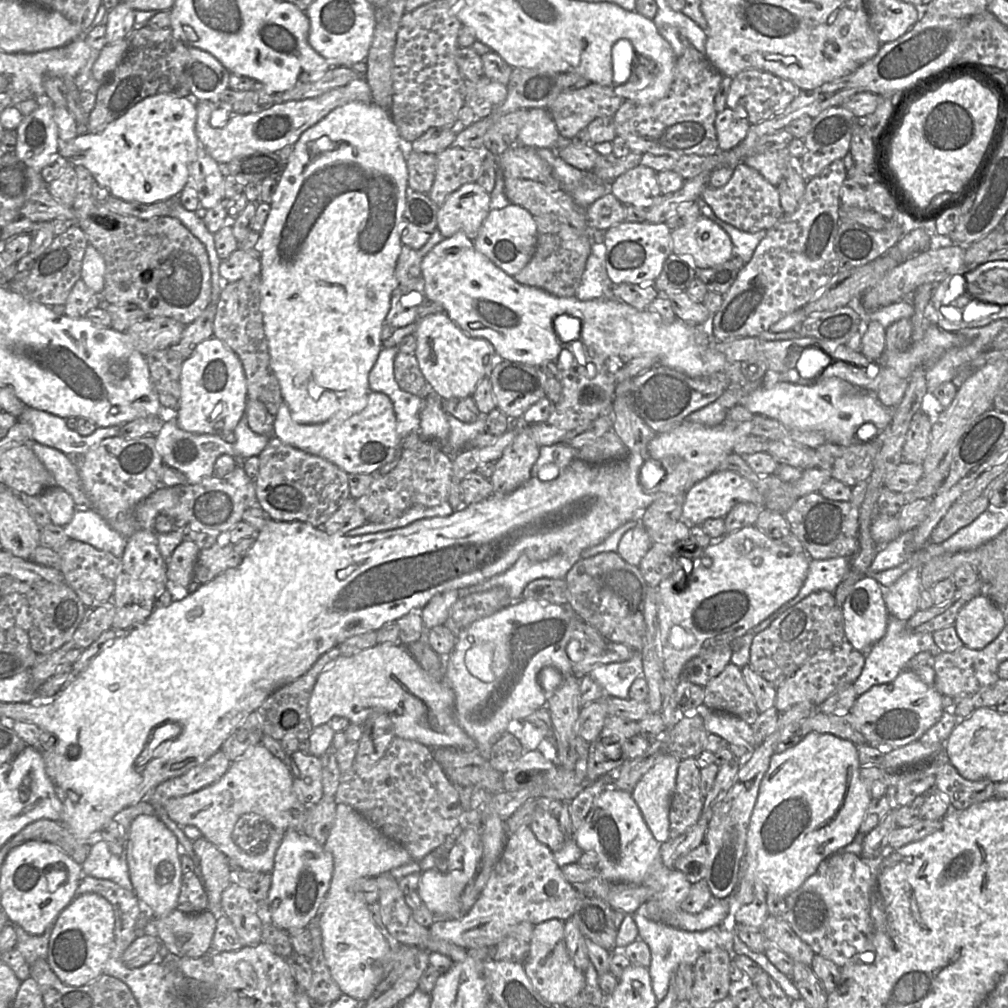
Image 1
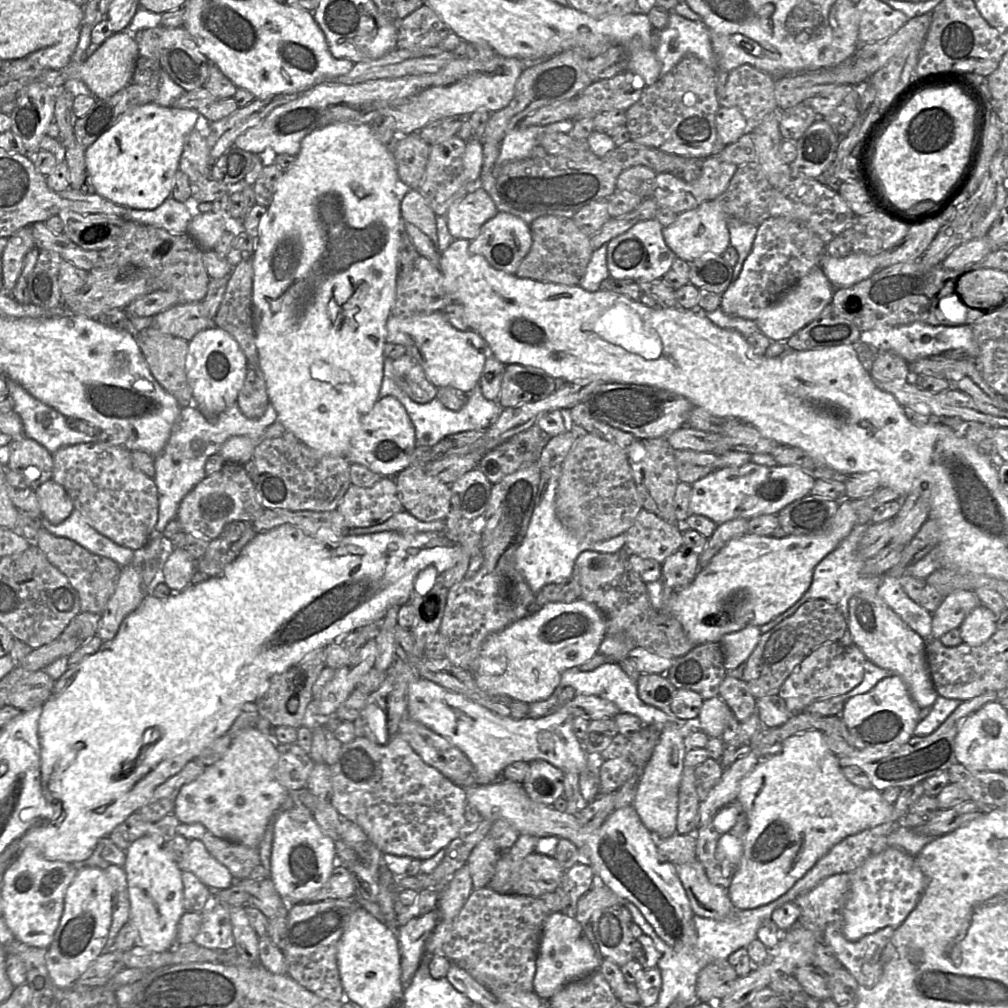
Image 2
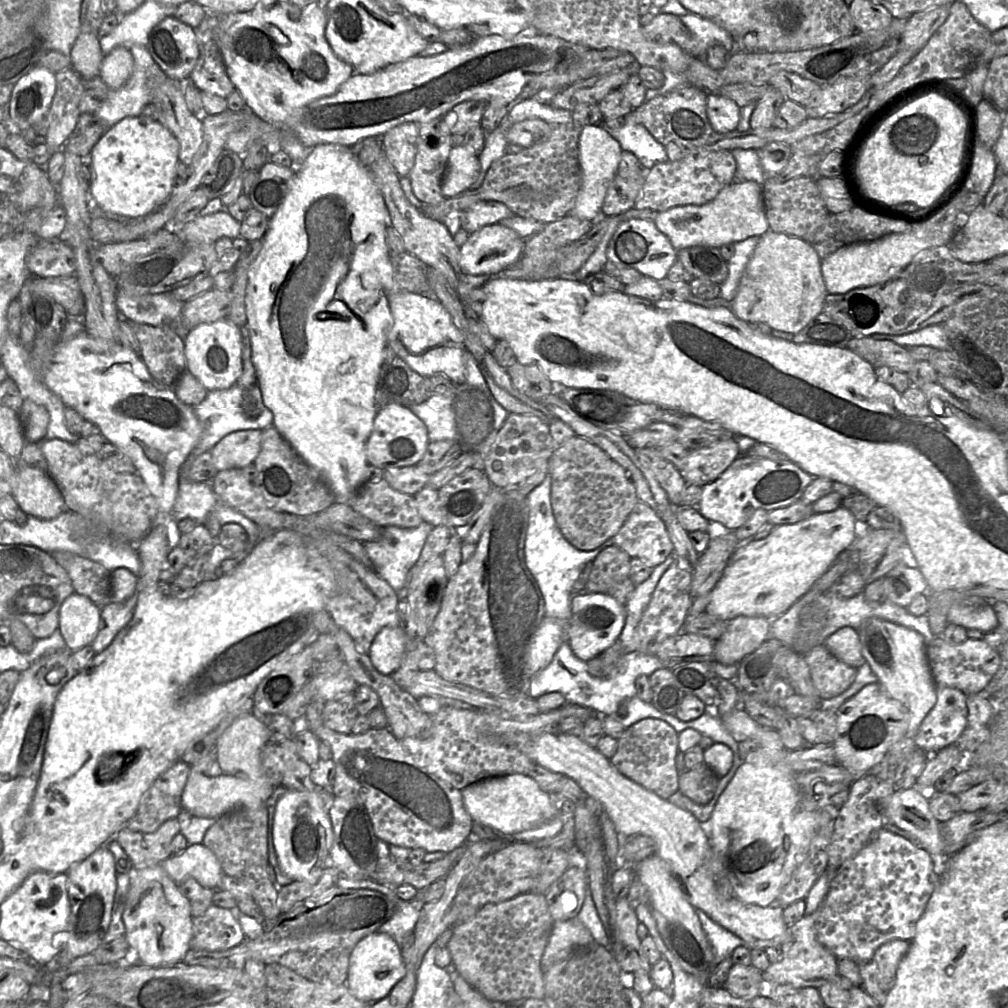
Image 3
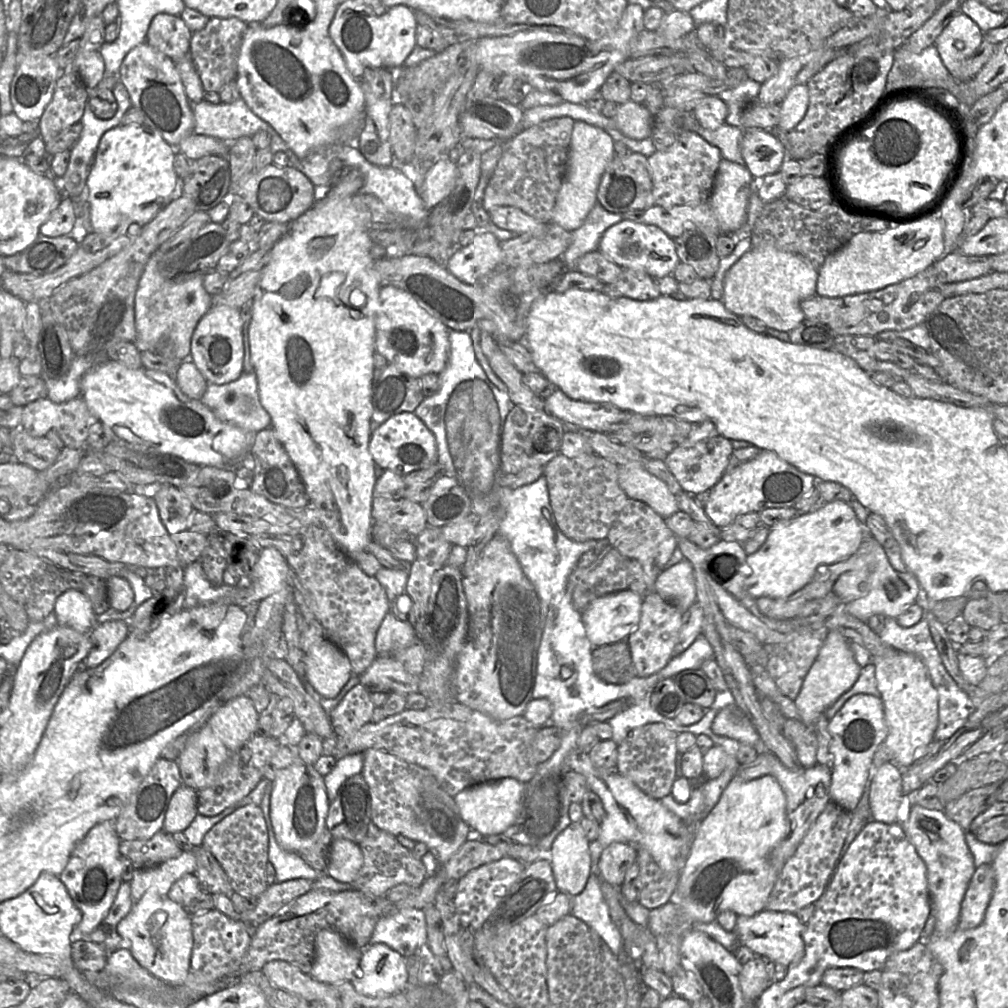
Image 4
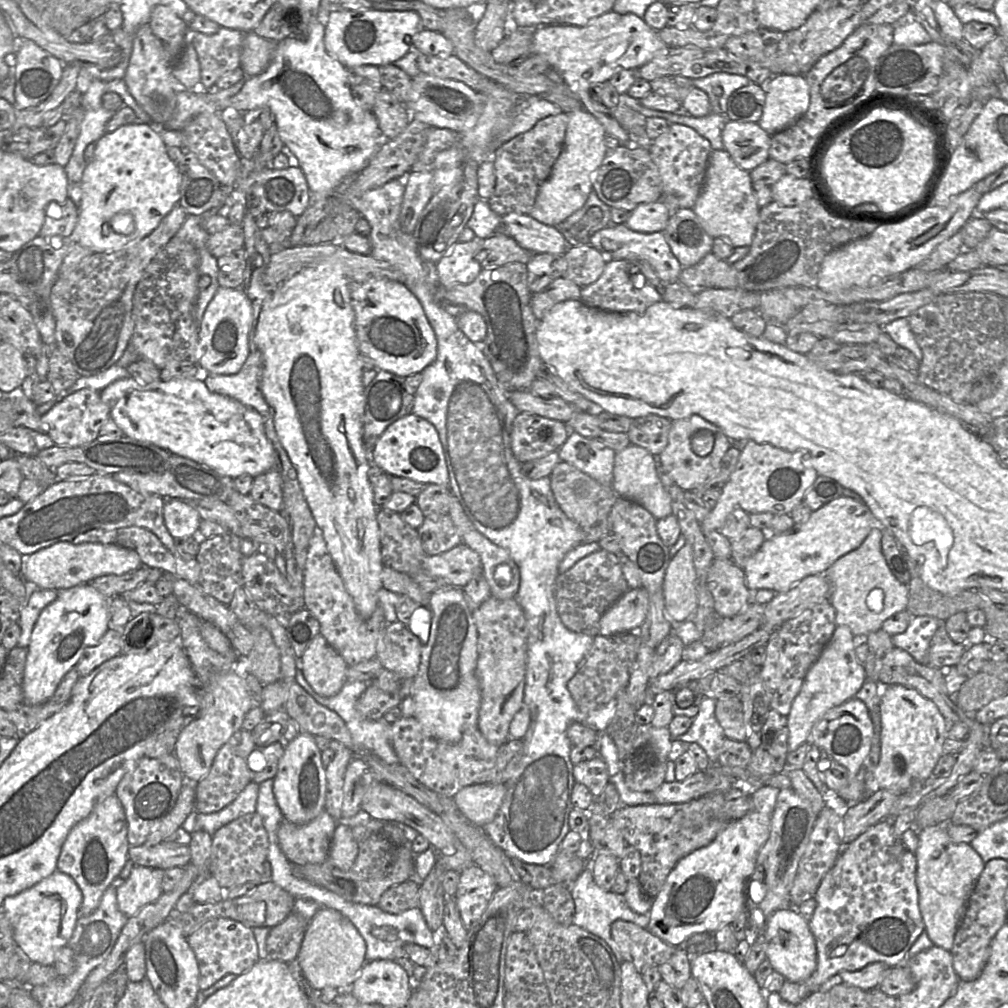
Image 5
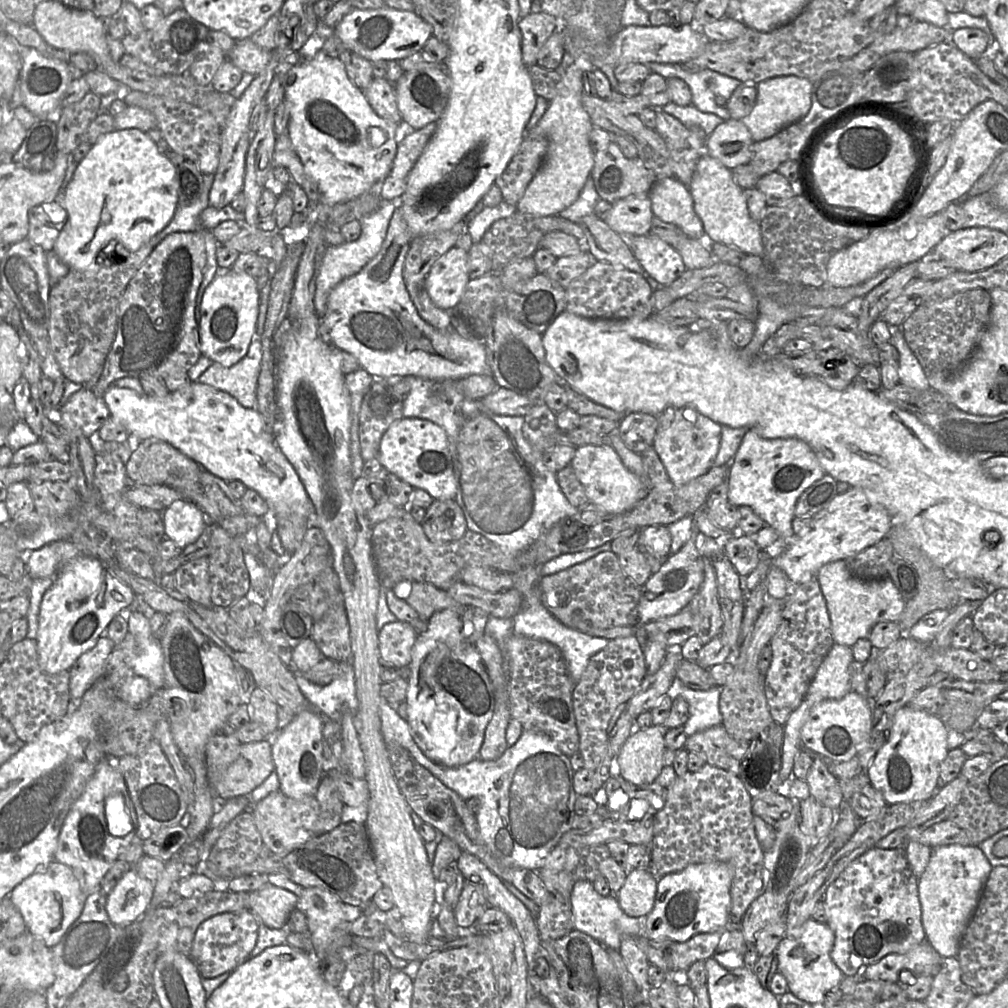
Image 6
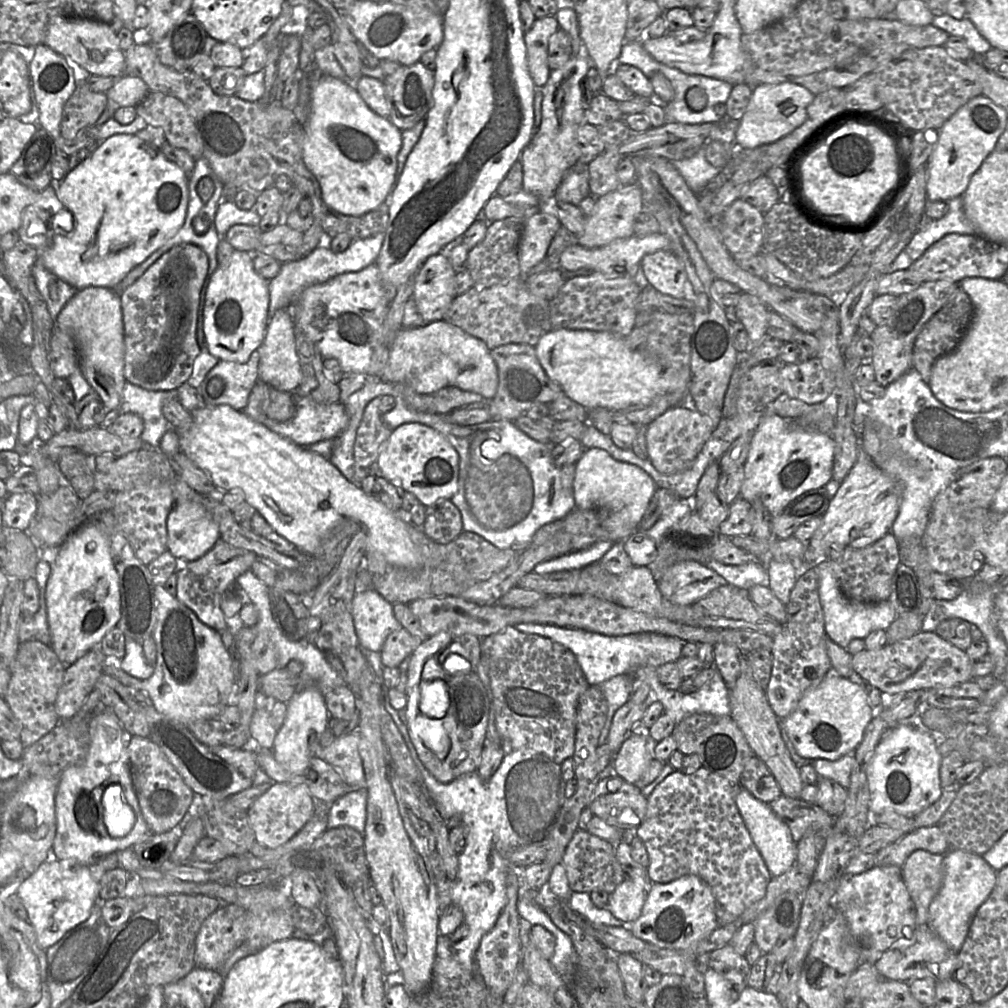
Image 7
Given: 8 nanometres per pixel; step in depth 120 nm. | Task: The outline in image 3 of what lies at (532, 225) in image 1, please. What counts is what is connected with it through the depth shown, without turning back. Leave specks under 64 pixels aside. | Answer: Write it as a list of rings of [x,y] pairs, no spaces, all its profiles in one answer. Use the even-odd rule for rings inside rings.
[[[501,223],[490,224],[468,236],[459,248],[459,265],[465,274],[495,274],[517,261],[524,239]]]

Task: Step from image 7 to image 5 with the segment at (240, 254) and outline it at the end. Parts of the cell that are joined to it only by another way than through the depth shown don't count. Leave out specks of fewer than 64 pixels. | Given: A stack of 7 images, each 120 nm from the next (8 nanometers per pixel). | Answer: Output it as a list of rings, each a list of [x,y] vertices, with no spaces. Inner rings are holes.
[[[218,287],[203,314],[198,334],[196,363],[209,374],[237,373],[249,355],[251,302],[242,287]]]

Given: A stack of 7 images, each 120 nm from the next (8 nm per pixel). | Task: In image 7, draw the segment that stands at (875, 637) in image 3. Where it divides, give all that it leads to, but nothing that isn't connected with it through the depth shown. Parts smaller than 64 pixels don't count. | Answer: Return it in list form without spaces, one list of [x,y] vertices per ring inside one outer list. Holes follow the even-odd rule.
[[[913,725],[889,729],[870,760],[867,776],[870,790],[869,811],[893,810],[914,818],[941,797],[940,767],[943,755],[936,739]]]

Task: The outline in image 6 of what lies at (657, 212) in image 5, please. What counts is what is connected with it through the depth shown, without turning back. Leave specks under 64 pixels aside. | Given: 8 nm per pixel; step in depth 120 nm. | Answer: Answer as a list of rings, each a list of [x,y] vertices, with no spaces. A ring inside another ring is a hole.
[[[630,196],[612,204],[605,223],[620,236],[647,235],[654,217],[648,196]]]

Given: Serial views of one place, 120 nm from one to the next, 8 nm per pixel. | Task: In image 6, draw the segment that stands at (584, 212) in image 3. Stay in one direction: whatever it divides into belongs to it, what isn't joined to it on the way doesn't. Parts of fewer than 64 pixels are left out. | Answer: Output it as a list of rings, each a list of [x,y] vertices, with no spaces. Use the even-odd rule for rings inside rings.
[[[577,63],[563,71],[556,96],[549,101],[541,120],[529,130],[529,135],[545,136],[548,139],[548,149],[542,166],[517,205],[519,213],[536,217],[559,215],[576,201],[591,177],[595,152],[590,144],[590,133],[594,124],[581,101],[583,72],[585,70]]]

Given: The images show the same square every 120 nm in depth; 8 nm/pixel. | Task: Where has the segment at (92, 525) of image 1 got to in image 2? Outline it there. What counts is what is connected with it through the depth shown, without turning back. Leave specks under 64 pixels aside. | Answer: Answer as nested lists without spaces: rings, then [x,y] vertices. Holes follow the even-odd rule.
[[[77,509],[60,524],[52,524],[43,518],[42,527],[55,536],[78,543],[93,554],[112,559],[120,567],[129,565],[138,558],[138,552],[122,547],[99,533]]]

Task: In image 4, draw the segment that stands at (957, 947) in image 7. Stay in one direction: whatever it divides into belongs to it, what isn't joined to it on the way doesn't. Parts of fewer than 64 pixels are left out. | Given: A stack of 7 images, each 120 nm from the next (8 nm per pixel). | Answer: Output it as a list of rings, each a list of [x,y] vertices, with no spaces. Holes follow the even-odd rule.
[[[919,804],[911,806],[909,817],[901,826],[927,867],[930,915],[932,913],[935,917],[934,932],[948,935],[958,928],[962,901],[976,870],[973,855],[966,843],[966,833],[944,811],[928,809]]]

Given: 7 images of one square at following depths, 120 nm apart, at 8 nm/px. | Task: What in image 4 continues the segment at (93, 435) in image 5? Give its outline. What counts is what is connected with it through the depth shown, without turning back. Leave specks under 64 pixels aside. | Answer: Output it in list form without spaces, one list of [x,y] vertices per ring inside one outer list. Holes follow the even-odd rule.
[[[81,396],[62,403],[54,403],[46,397],[23,407],[21,428],[34,437],[45,437],[49,430],[54,429],[65,447],[81,449],[86,447],[89,430],[96,422],[98,422],[97,417],[89,410]]]

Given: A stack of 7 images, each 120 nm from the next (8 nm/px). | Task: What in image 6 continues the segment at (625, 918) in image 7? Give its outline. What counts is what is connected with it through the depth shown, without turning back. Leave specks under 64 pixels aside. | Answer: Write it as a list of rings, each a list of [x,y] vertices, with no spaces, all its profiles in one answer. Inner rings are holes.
[[[632,869],[616,894],[621,909],[631,917],[647,916],[654,907],[657,882],[649,869]]]

